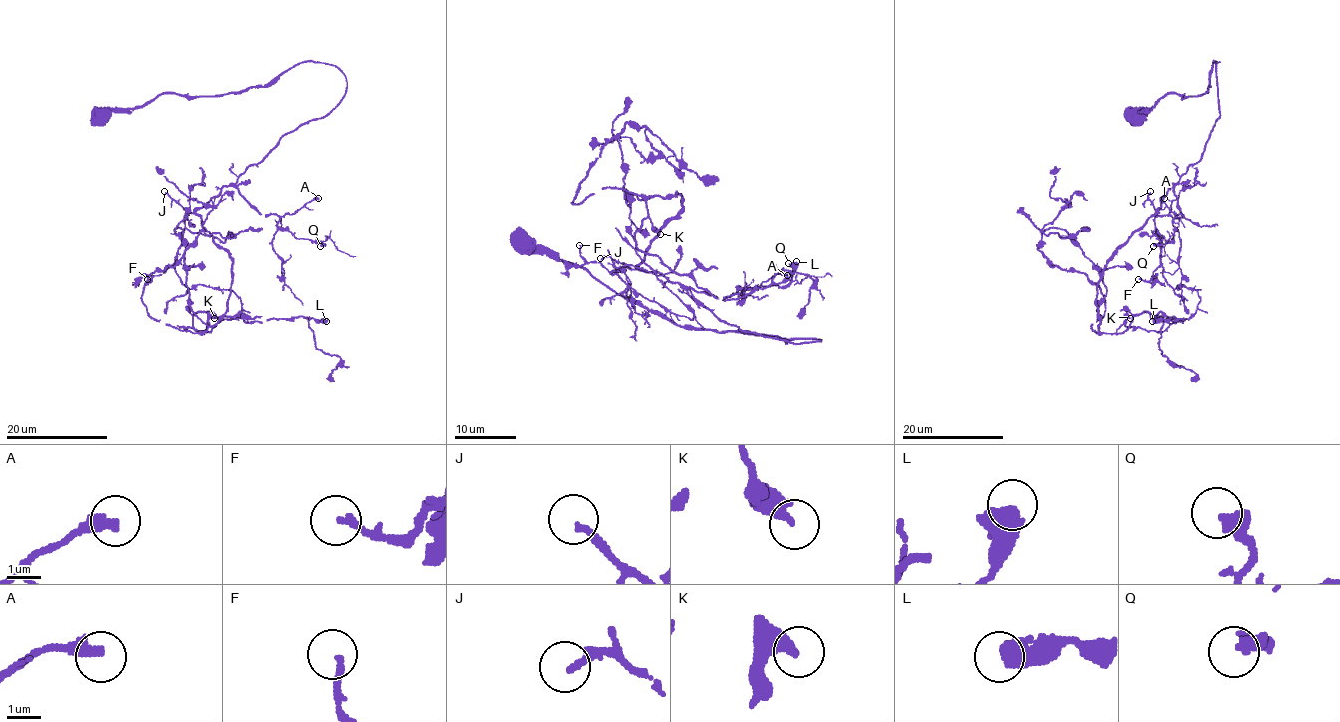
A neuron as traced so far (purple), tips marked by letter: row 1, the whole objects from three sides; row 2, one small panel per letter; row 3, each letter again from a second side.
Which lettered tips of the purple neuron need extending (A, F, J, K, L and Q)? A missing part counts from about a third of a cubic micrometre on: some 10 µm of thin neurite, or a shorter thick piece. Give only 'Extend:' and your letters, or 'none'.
Extend: none

